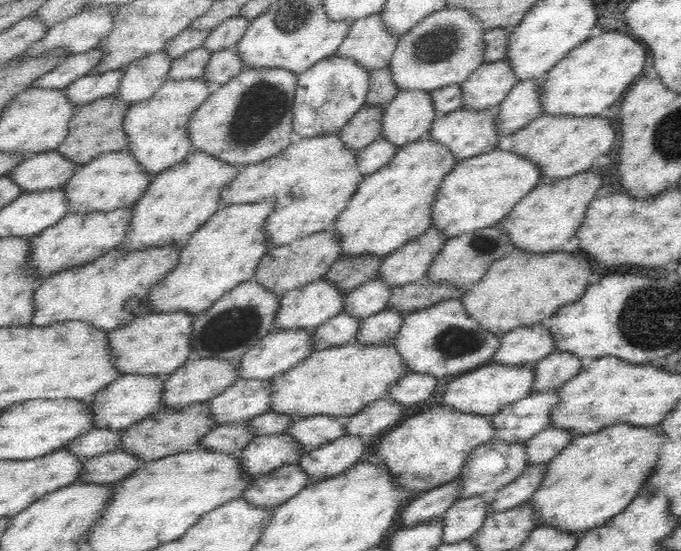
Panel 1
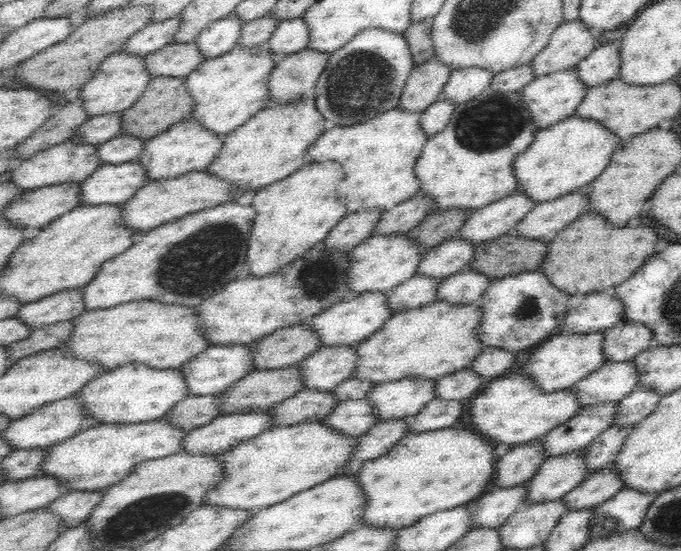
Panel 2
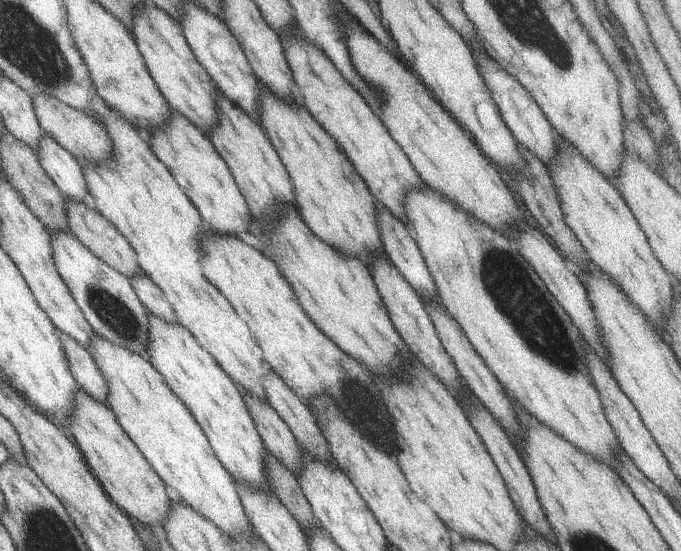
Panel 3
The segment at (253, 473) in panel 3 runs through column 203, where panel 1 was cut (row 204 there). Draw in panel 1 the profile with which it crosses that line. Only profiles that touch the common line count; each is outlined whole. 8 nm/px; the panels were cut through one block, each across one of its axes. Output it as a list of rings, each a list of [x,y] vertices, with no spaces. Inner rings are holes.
[[[433,137],[402,146],[386,166],[365,177],[348,210],[344,210],[331,227],[340,233],[341,256],[372,253],[384,257],[430,230],[440,188],[461,161]]]

